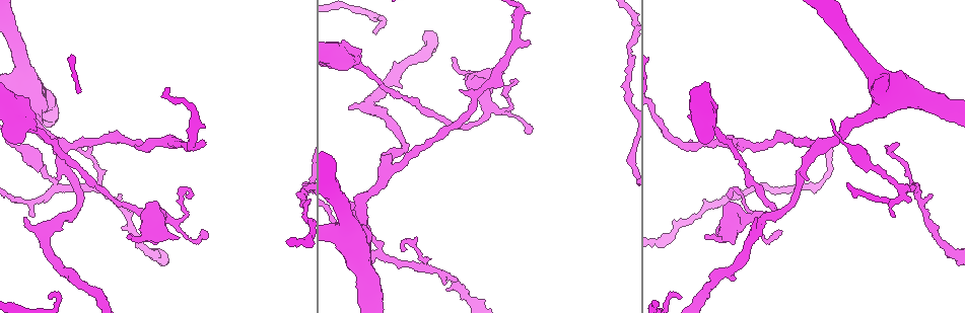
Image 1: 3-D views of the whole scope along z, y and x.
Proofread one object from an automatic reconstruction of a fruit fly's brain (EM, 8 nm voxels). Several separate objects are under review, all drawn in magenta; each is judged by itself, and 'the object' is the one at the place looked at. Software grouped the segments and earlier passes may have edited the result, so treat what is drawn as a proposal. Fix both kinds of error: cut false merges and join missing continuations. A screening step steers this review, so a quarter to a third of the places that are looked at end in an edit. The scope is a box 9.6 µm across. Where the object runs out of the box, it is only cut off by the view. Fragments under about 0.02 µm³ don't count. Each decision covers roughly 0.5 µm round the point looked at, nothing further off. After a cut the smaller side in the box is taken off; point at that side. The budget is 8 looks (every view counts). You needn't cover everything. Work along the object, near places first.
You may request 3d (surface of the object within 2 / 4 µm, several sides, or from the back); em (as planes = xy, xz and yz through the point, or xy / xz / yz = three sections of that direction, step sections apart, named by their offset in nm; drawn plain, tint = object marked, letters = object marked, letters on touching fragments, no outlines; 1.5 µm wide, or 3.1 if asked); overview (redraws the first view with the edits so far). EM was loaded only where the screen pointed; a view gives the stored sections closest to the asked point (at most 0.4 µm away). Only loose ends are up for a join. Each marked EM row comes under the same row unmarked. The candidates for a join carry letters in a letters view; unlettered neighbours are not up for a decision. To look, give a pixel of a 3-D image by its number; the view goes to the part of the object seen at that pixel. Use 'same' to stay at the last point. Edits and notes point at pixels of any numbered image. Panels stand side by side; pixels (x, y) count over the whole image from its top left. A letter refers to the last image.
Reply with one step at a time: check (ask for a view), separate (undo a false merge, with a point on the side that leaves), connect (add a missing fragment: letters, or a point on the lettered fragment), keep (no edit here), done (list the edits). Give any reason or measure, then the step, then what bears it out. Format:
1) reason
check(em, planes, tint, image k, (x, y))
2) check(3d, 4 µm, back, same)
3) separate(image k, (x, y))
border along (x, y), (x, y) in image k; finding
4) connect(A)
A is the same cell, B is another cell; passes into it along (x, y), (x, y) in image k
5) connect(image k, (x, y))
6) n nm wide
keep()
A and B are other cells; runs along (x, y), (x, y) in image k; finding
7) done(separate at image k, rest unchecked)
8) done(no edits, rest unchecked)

an open end
check(3d, 2 µm, image 1, (403, 250))

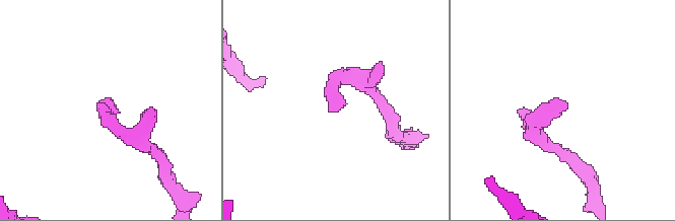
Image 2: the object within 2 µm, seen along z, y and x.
need the tissue
check(em, planes, letters, image 2, (565, 100))

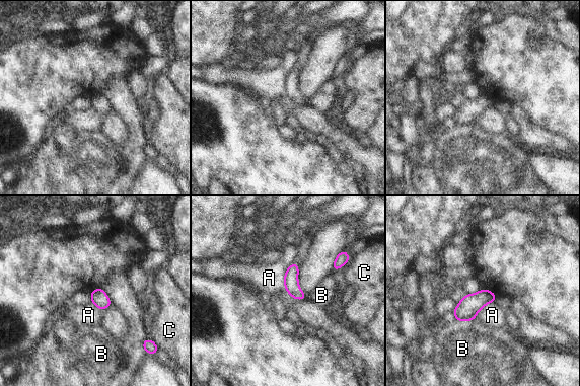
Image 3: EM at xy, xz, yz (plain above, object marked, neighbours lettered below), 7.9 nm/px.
keep()
A, B and C are other cells; border along (292, 261), (284, 289), (303, 300) in image 3; none of them fits

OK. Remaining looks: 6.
check(em, planes, letters, image 1, (892, 216))

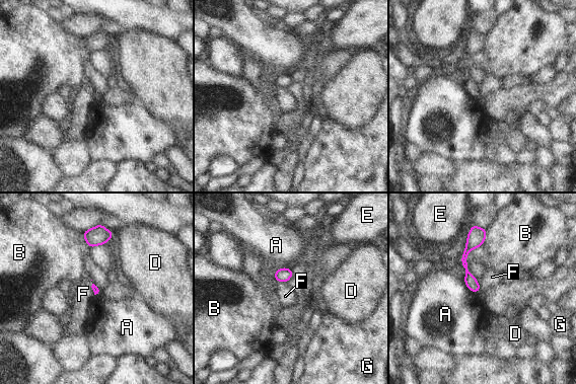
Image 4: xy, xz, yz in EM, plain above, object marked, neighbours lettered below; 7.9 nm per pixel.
A touches over 160 nm
keep()
A, B, D, E, F and G are other cells; no lettered fragment goes on from it

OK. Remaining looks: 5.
check(em, xy, step 8, tint, image 1, (48, 297))

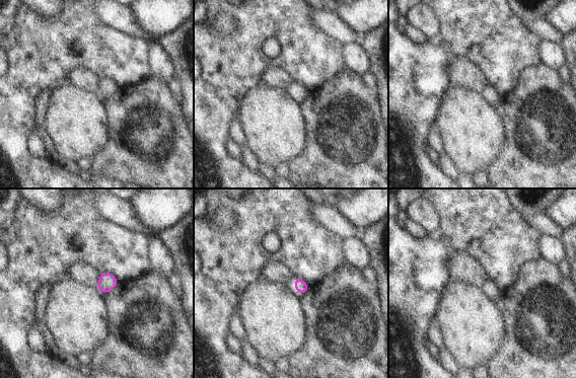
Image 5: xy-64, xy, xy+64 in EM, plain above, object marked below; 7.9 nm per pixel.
check(em, yz, step 8, letters, same)

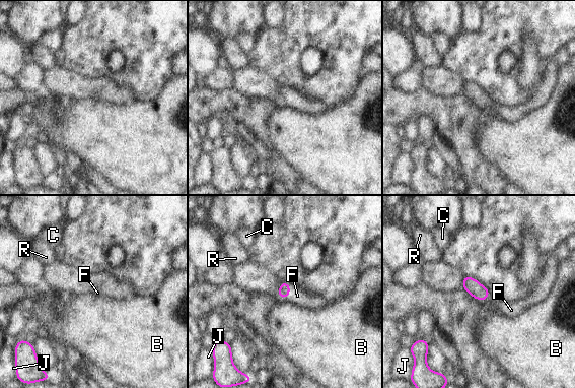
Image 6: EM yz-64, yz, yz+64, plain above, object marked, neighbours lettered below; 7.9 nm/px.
90 nm wide
connect(F)
F is the same cell, B, C, J and R are other cells; passes into it along (284, 289), (289, 292), (297, 296) in image 6; the neuron continues

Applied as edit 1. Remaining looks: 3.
done(connect at image 6, rest unchecked)

